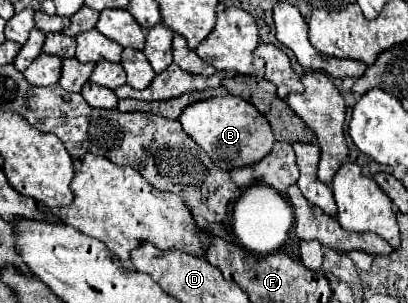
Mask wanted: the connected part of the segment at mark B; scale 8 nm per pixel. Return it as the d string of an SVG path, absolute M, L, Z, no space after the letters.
M227 95L227 97L217 97L217 99L205 99L191 103L183 109L179 117L185 133L205 149L205 153L211 157L211 161L219 169L233 171L243 165L251 165L261 161L273 147L275 137L271 133L269 123L251 107L251 103Z

